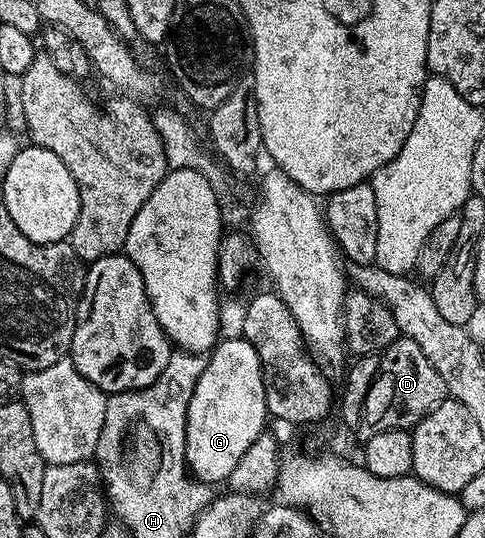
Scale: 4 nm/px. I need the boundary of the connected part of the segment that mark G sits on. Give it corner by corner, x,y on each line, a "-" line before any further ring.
243,337
235,339
222,338
208,352
203,369
203,377
195,381
195,389
191,393
191,401
187,405
185,421
185,465
188,474
198,483
214,485
224,484
232,469
237,465
243,453
247,452
251,443
266,430
265,419
265,386
263,385
263,369
259,361
259,353

